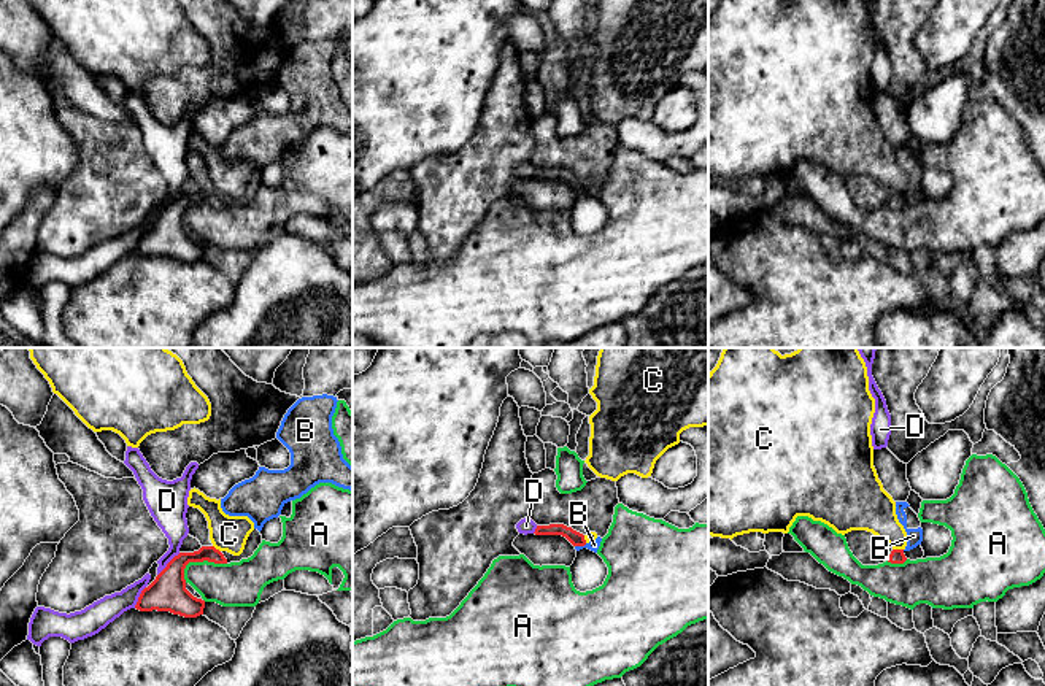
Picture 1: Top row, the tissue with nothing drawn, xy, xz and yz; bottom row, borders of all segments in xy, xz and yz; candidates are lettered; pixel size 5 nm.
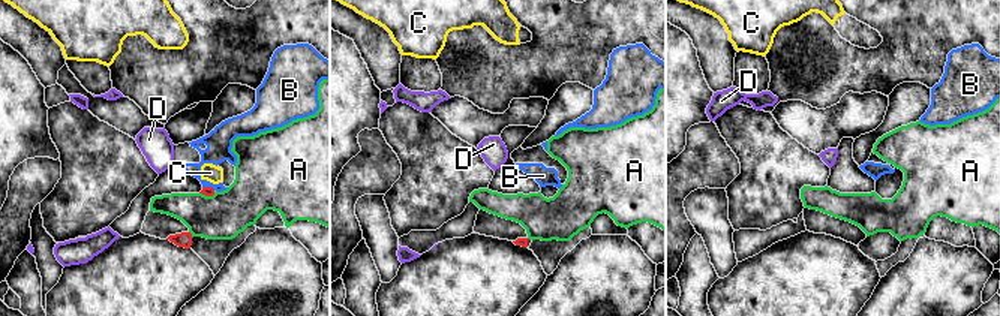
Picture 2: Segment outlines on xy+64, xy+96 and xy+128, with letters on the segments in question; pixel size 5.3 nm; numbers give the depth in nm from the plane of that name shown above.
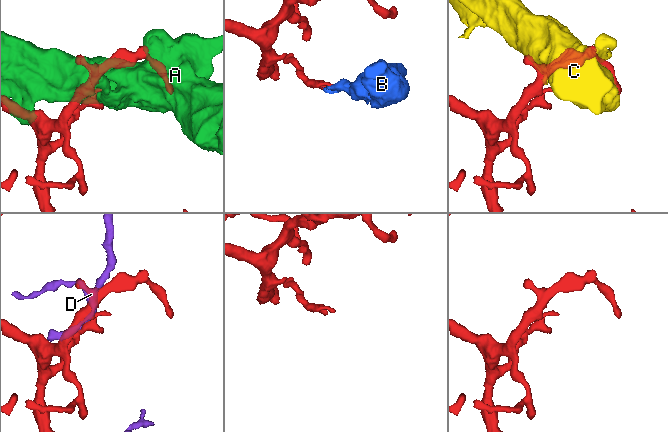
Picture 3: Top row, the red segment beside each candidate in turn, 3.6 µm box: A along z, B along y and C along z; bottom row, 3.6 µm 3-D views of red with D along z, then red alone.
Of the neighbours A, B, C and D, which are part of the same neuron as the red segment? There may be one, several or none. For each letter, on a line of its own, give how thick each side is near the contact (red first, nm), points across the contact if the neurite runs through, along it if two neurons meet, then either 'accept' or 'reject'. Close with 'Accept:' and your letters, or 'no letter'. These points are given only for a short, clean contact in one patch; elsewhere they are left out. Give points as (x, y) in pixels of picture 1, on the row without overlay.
A: 190/220 nm | reject
B: 70/50 nm | along xz (586, 188), (575, 191) | reject
C: 70/220 nm | reject
D: 190/160 nm | reject
Accept: no letter

